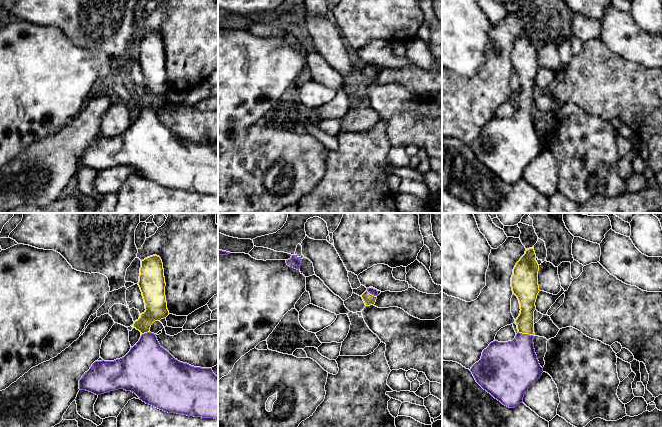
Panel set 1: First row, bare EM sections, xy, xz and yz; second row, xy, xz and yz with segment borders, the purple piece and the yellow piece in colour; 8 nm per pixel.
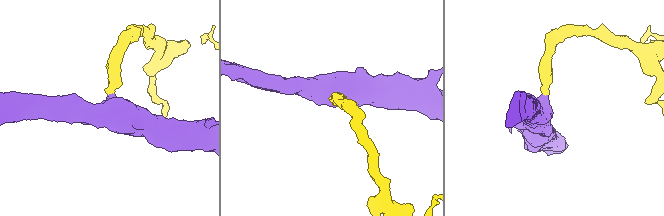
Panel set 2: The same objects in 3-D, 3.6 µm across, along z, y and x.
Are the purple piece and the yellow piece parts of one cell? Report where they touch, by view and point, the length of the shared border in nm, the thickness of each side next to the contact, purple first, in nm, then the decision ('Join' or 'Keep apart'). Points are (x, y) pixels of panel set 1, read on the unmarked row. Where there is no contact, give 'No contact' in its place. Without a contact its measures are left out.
Touches purple at yz (526, 110). Shared border 130 nm. Thickness 360 nm (purple) against 140 nm. Join

